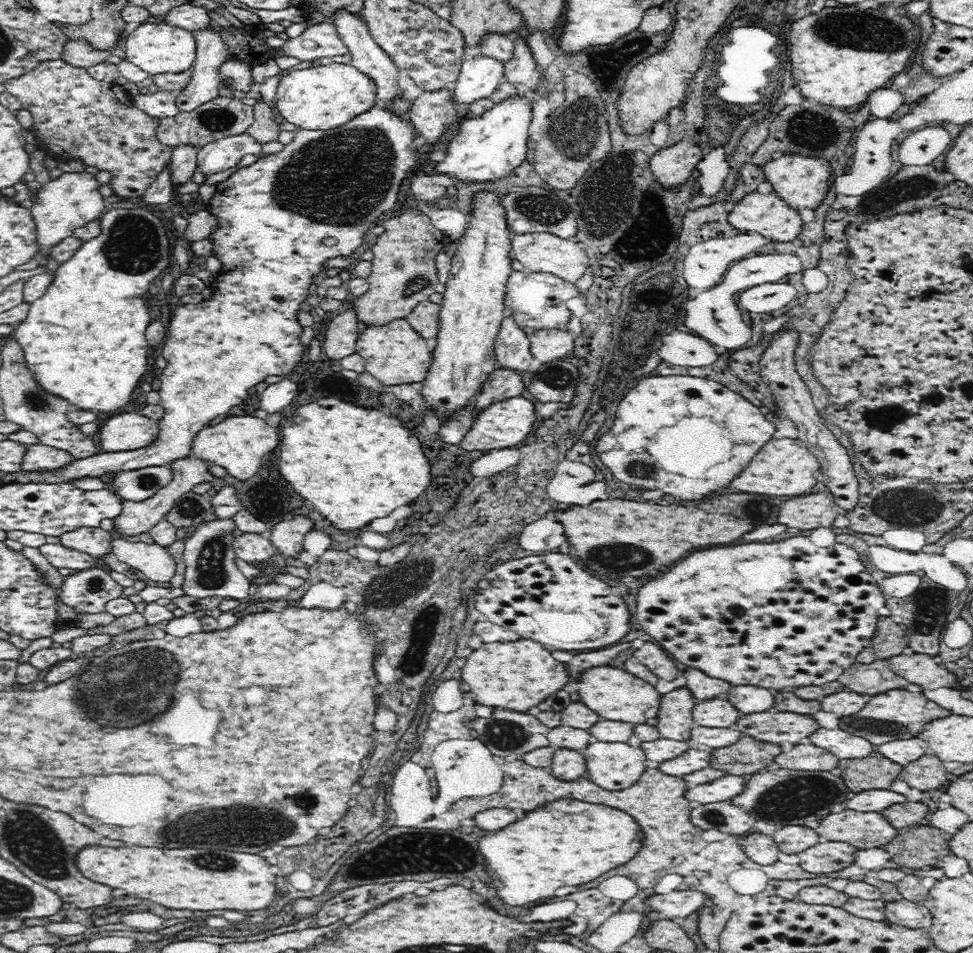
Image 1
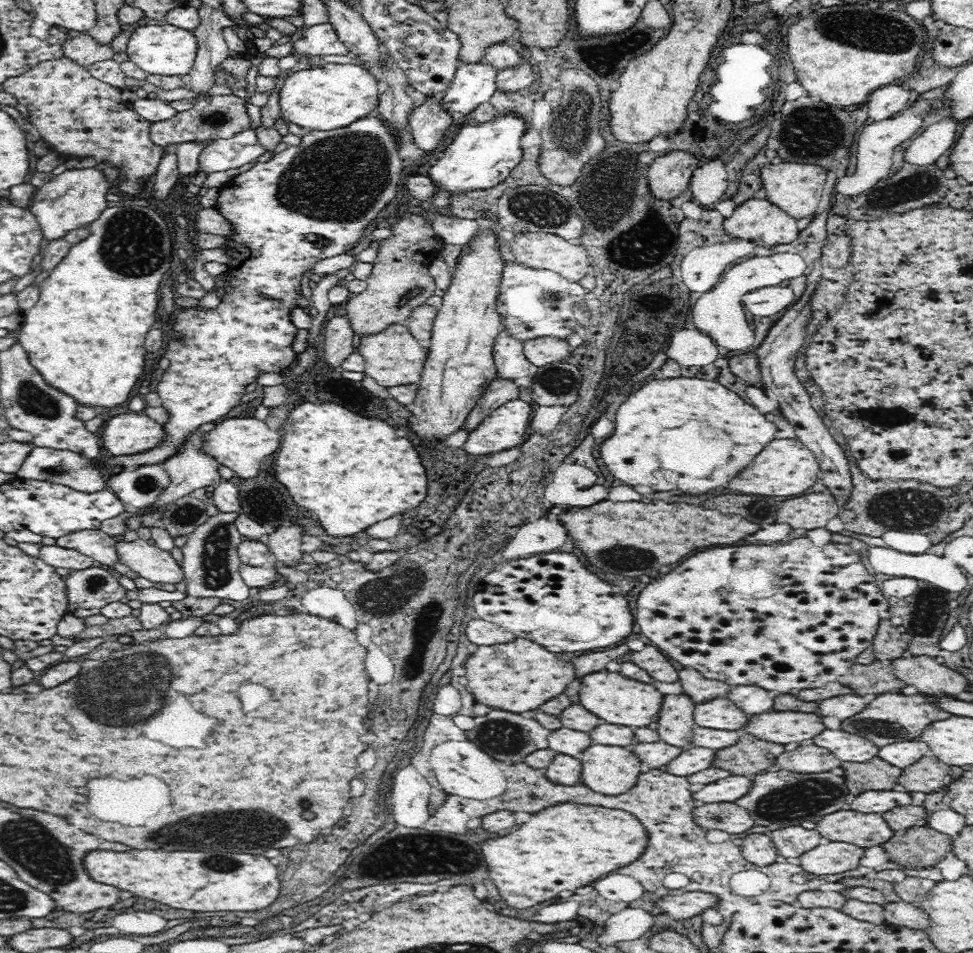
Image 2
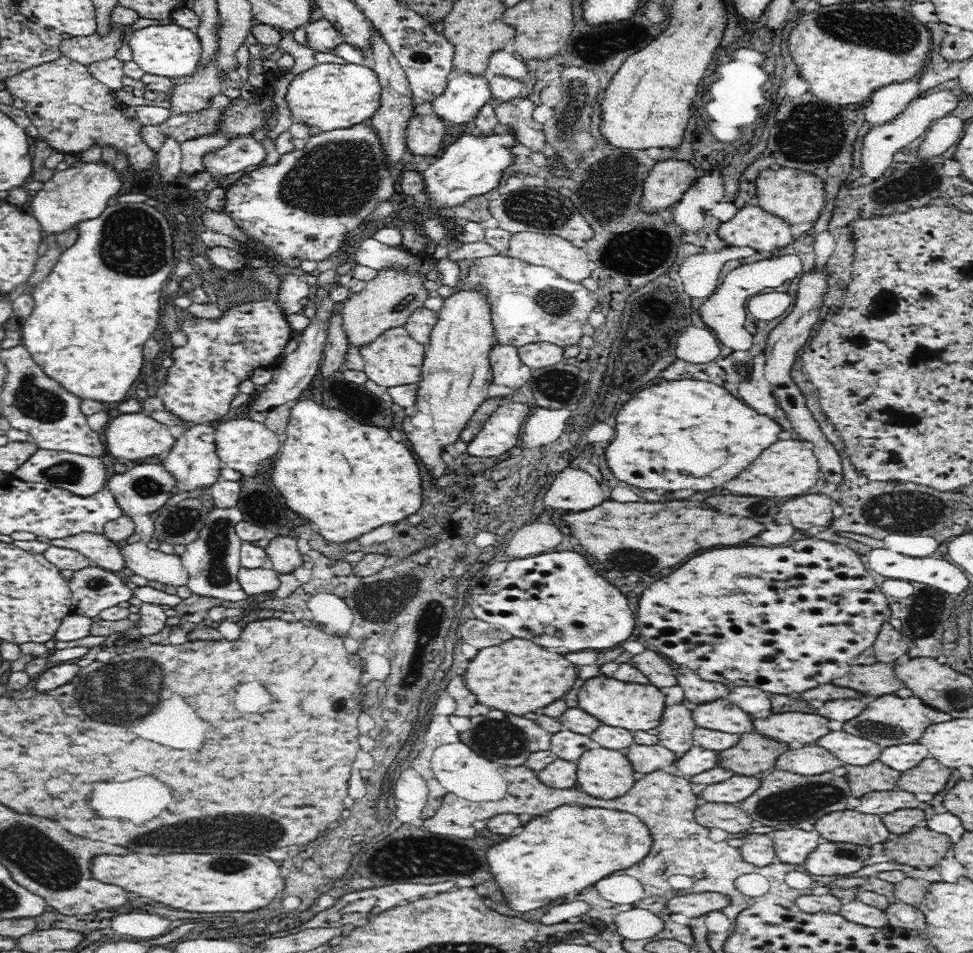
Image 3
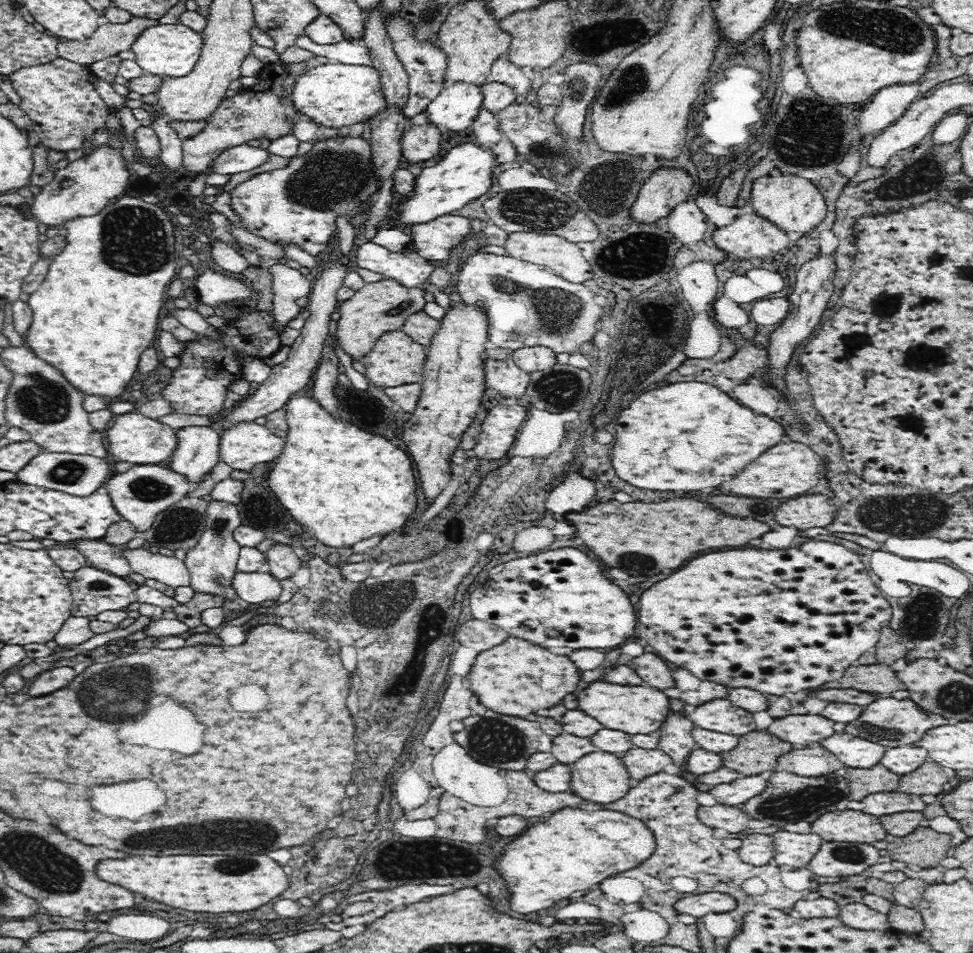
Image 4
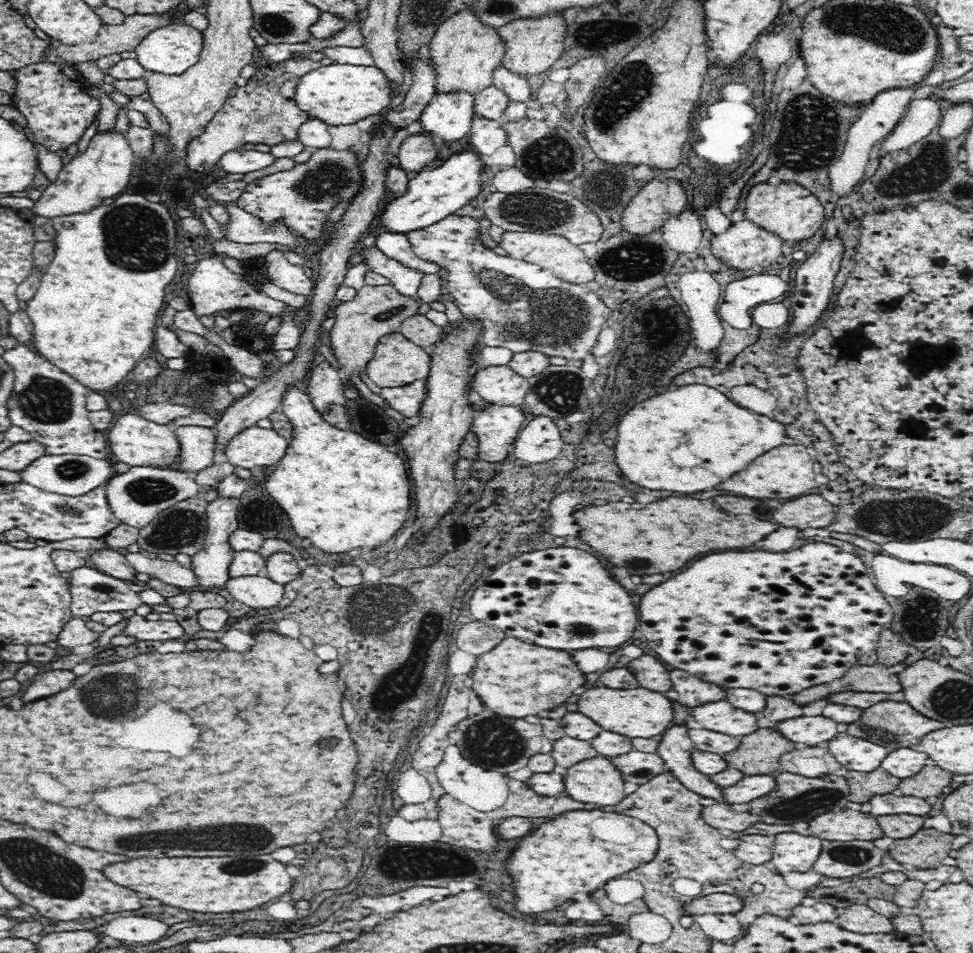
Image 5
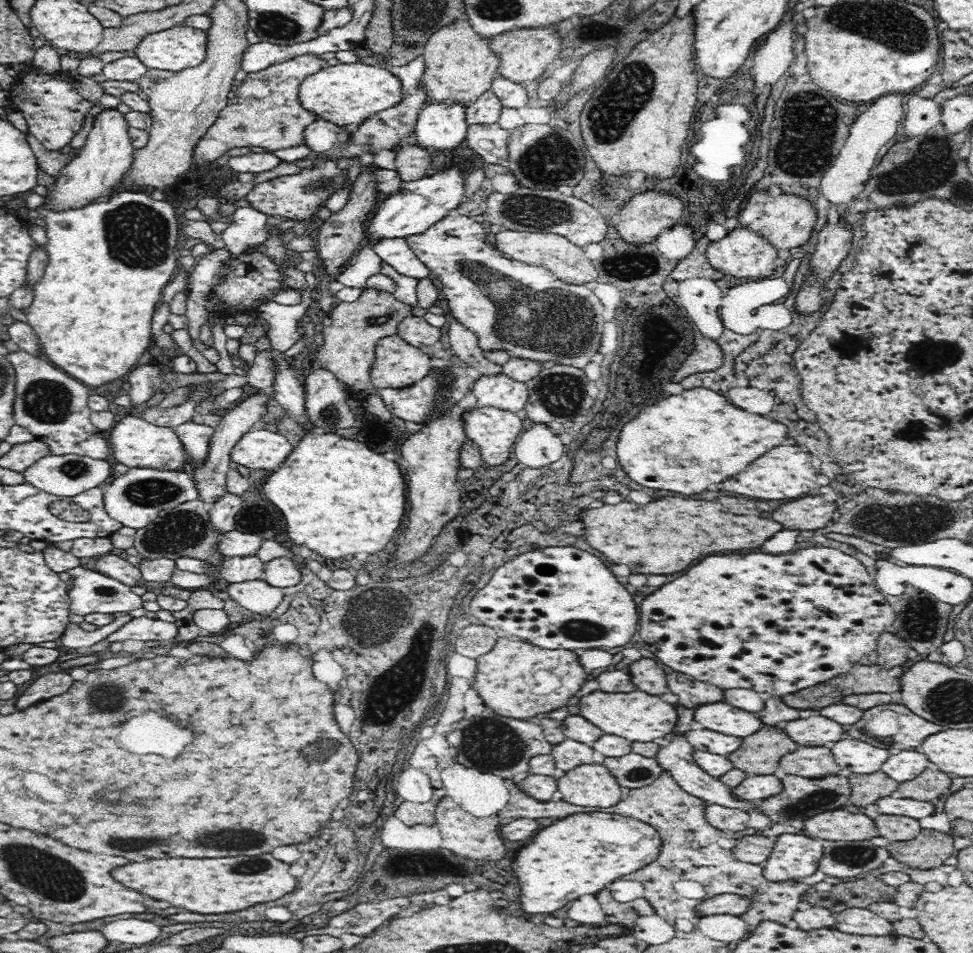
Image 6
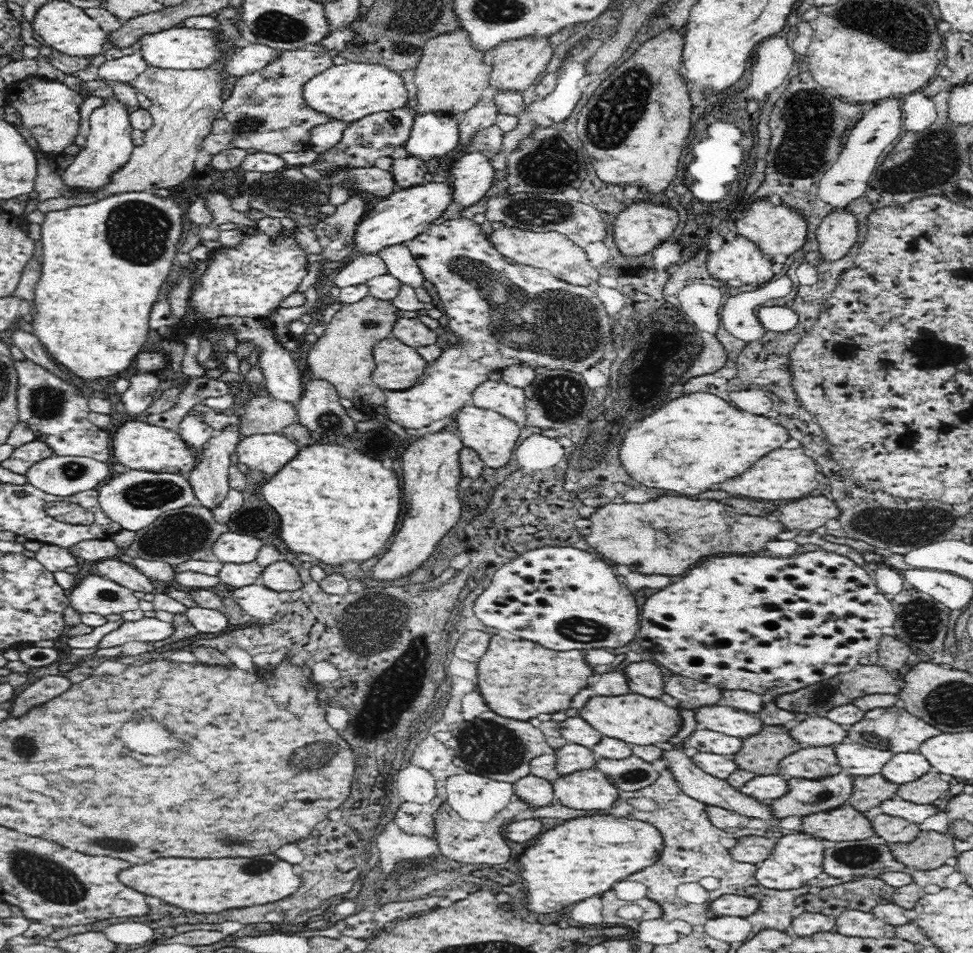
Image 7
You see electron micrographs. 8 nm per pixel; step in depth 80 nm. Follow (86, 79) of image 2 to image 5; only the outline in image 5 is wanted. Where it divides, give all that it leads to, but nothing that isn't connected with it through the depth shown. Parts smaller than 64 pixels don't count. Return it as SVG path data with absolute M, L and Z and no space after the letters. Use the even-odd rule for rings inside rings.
M49 61L29 64L12 72L16 91L12 104L26 117L36 143L52 152L64 153L70 144L77 143L84 130L92 124L92 116L100 110L96 97L88 95L88 84L74 64L67 61Z

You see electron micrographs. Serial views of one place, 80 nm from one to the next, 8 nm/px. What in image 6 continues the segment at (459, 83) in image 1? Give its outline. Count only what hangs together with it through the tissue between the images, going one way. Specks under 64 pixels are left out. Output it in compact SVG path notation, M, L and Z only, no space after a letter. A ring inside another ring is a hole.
M440 102L419 110L413 130L418 146L426 150L448 150L460 146L467 133L465 104Z

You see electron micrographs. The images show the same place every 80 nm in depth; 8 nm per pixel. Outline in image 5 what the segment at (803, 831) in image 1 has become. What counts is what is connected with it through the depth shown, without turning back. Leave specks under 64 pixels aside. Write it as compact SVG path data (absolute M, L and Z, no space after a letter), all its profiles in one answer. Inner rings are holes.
M783 832L775 835L771 858L778 874L784 872L808 872L820 856L821 839L814 835Z

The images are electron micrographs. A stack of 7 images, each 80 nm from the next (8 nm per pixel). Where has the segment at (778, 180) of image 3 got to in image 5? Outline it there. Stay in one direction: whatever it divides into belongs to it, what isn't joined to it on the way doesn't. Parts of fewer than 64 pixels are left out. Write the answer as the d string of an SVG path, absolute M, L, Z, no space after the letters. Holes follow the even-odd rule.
M799 182L792 184L758 184L748 194L748 204L745 208L746 218L758 227L790 242L800 242L812 237L826 220L824 206L816 199L816 194L810 193L806 186Z

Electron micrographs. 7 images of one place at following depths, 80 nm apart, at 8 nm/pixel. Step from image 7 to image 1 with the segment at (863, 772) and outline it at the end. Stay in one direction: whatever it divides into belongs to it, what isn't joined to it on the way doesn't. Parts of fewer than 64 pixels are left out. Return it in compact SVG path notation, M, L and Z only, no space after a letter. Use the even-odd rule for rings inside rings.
M820 727L814 732L814 736L810 736L810 740L807 740L807 742L830 751L839 760L864 758L870 752L876 750L876 747L868 740L860 738L860 736L854 736L854 734L840 728Z

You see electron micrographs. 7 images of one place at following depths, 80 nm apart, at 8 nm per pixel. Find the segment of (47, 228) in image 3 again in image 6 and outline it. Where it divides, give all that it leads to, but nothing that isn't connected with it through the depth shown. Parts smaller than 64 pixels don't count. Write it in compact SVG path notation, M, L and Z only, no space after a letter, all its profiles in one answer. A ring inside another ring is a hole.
M102 109L93 120L93 127L85 145L76 152L76 158L70 160L60 170L41 209L50 212L75 211L76 208L86 208L88 204L94 204L95 198L112 194L114 186L122 184L133 163L135 148L132 146L132 139L128 136L129 127L124 109Z

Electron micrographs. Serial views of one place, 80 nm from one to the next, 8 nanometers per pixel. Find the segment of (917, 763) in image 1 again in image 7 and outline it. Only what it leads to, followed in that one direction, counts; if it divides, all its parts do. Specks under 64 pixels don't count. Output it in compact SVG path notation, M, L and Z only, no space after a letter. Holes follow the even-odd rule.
M931 770L914 782L899 785L897 798L914 804L932 804L934 800L945 797L950 784L940 777L940 773Z

